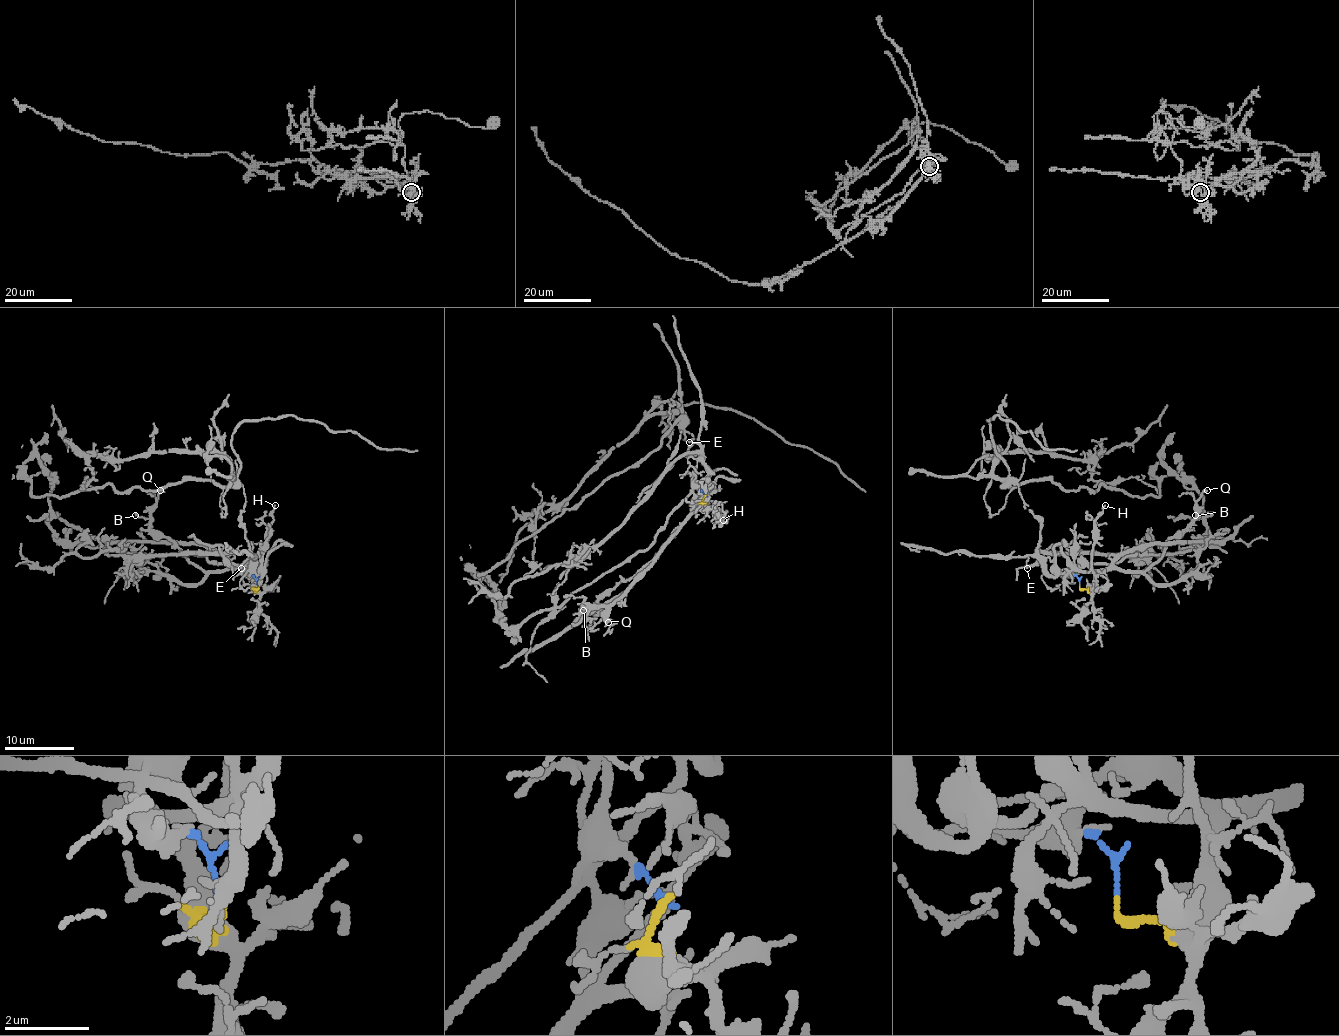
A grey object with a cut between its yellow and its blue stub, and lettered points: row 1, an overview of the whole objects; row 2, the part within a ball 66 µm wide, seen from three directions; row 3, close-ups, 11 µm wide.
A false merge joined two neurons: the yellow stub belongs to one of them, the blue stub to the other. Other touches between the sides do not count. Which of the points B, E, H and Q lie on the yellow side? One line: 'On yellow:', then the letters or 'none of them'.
On yellow: B, H, Q

